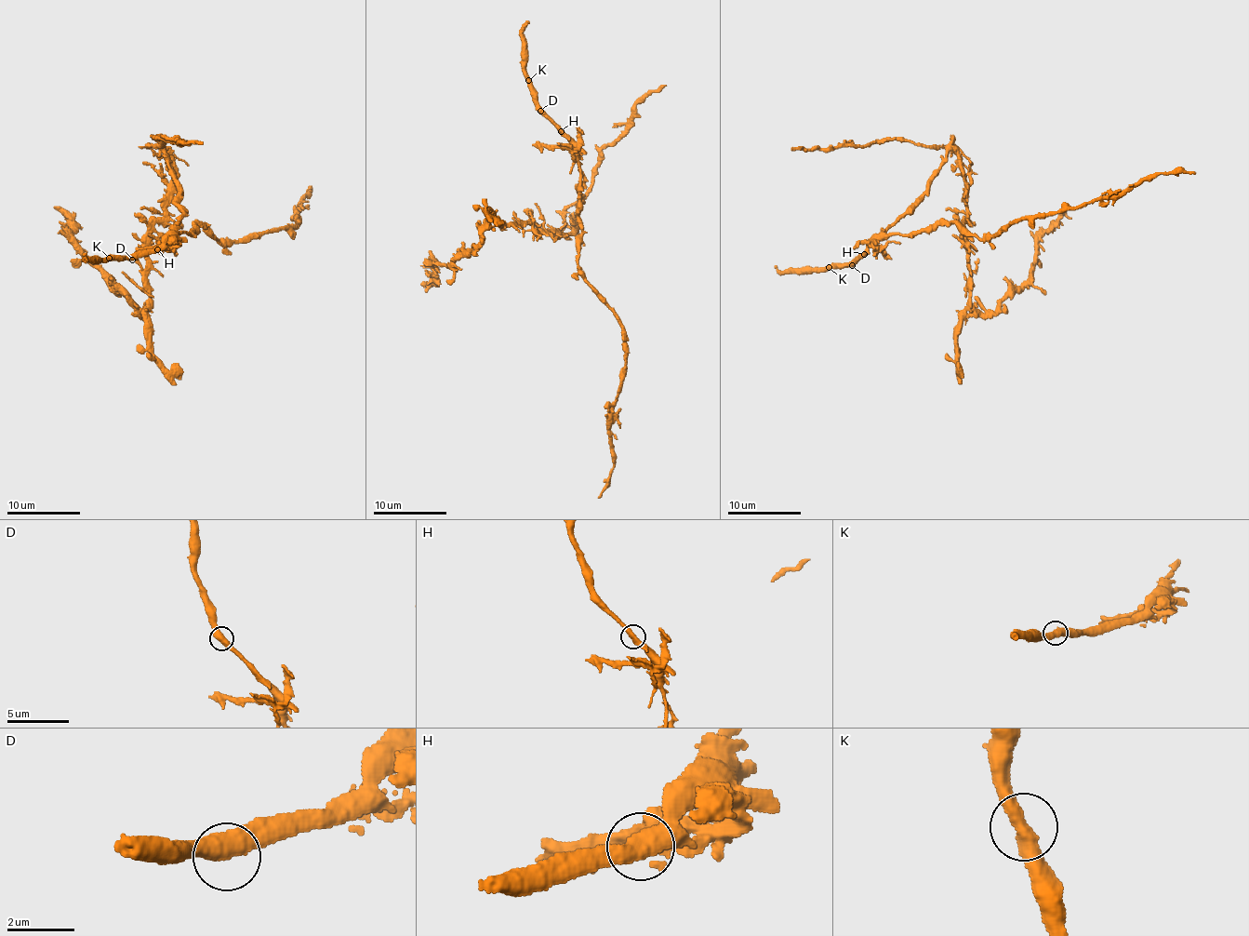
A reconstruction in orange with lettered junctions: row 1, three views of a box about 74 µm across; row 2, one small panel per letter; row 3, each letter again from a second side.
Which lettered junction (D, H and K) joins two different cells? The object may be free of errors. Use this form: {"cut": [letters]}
{"cut": ["H"]}

